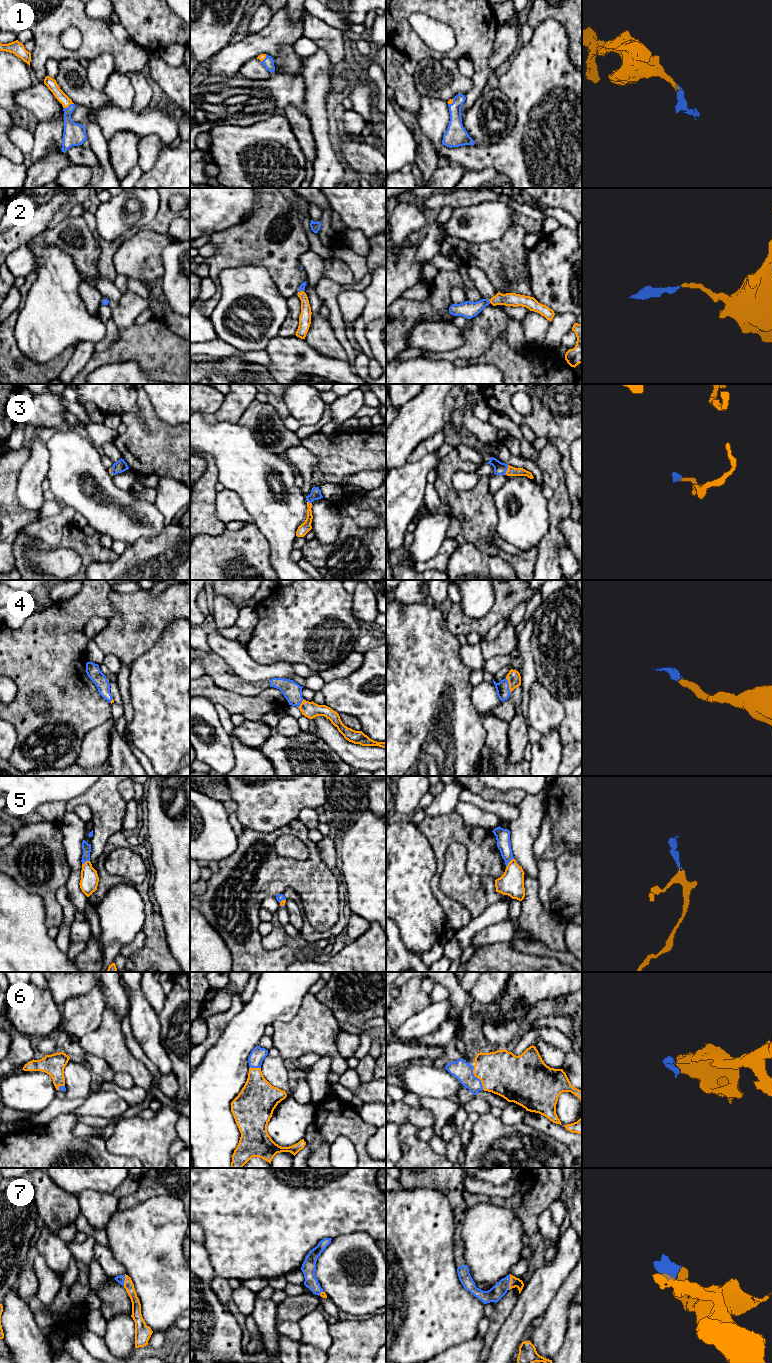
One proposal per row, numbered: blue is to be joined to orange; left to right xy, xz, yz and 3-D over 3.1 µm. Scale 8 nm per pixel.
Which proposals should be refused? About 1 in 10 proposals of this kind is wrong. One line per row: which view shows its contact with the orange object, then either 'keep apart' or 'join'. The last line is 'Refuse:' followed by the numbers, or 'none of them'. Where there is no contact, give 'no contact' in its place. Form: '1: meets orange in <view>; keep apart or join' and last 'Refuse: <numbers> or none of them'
1: meets orange in xy; join
2: meets orange in yz; join
3: meets orange in yz; join
4: meets orange in yz; join
5: meets orange in yz; join
6: meets orange in yz; join
7: meets orange in yz; join
Refuse: none of them

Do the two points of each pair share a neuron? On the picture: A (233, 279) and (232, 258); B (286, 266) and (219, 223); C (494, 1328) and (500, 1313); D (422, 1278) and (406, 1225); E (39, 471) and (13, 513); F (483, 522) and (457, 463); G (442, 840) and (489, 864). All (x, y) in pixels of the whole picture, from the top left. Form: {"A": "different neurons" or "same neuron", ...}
{"A": "different neurons", "B": "different neurons", "C": "same neuron", "D": "same neuron", "E": "different neurons", "F": "same neuron", "G": "same neuron"}

